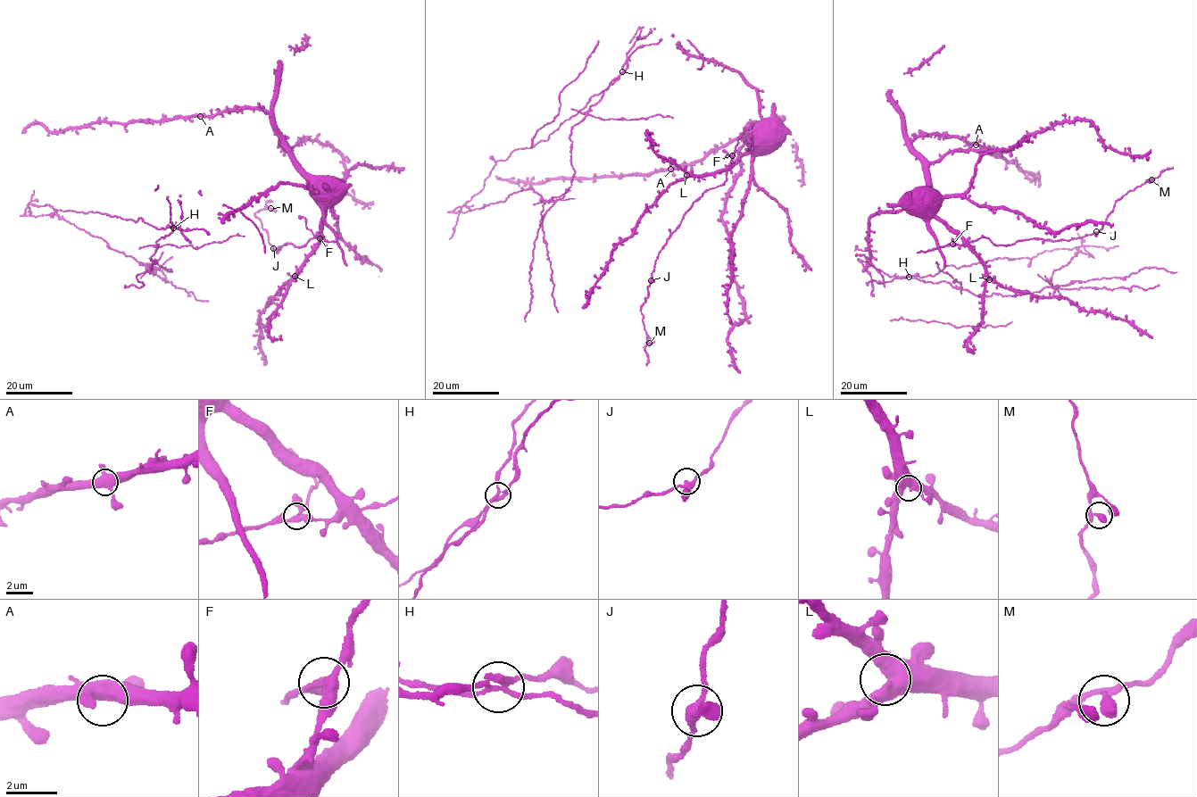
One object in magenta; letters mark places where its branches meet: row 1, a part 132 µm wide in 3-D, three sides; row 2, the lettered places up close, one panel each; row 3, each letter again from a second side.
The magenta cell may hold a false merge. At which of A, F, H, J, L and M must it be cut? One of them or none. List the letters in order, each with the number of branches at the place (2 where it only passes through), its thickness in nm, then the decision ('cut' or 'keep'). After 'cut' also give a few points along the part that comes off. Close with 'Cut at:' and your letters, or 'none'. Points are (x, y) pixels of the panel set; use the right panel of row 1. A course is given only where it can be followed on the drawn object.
A: 4 branches meet; 440 nm thick; keep
F: 3 branches meet; 280 nm thick; keep
H: 4 branches meet; 280 nm thick; cut; foreign part runs (908, 277), (946, 282), (978, 296), (1058, 289), (1049, 280), (1054, 270), (1080, 251), (1093, 256), (1077, 233)
J: 3 branches meet; 280 nm thick; keep
L: 4 branches meet; 500 nm thick; keep
M: 3 branches meet; 260 nm thick; keep
Cut at: H

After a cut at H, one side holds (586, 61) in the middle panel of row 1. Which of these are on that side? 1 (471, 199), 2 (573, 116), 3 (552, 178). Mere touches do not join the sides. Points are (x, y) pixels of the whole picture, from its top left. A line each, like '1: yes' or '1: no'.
1: no
2: no
3: no

